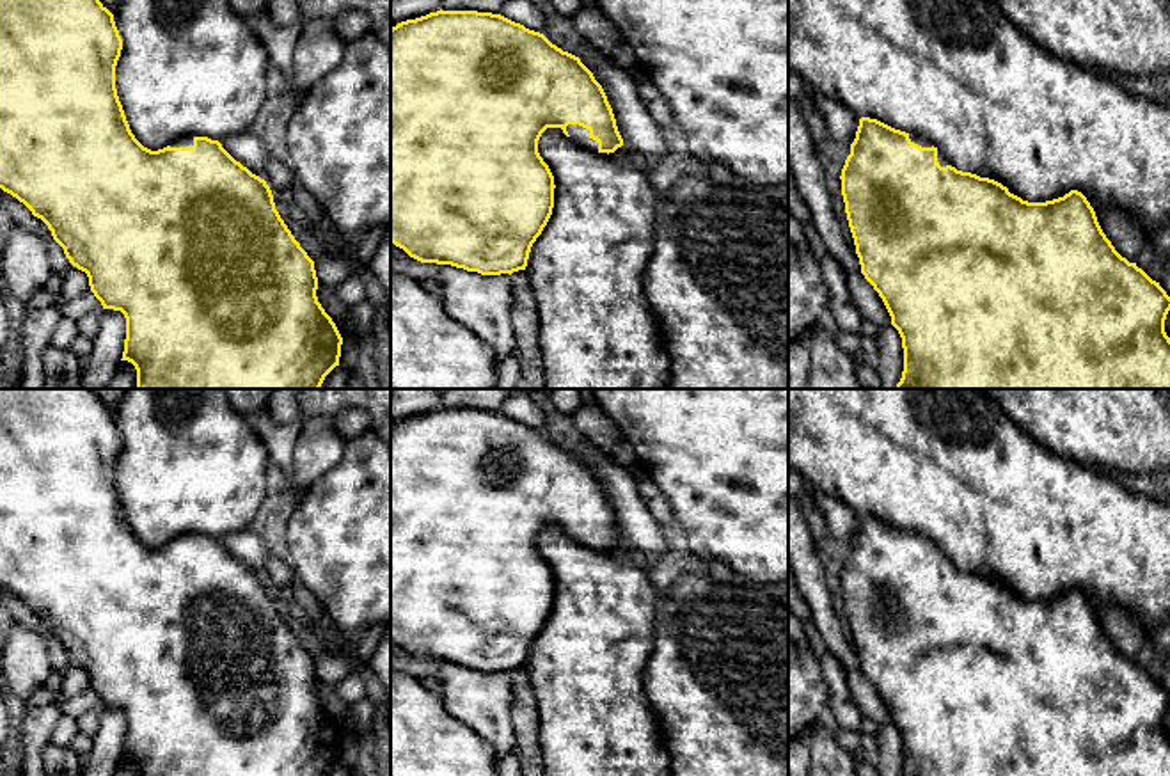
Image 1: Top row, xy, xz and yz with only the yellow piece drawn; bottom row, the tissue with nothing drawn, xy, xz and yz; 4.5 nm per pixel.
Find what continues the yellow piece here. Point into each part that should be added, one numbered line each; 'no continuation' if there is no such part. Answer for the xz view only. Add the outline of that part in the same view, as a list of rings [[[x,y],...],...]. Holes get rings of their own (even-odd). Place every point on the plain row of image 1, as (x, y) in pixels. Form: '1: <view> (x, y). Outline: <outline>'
1: xz (577, 531). Outline: [[[568,522],[566,529],[577,543],[589,547],[589,549],[598,549],[598,540],[589,534],[588,526],[582,526],[579,522]]]

